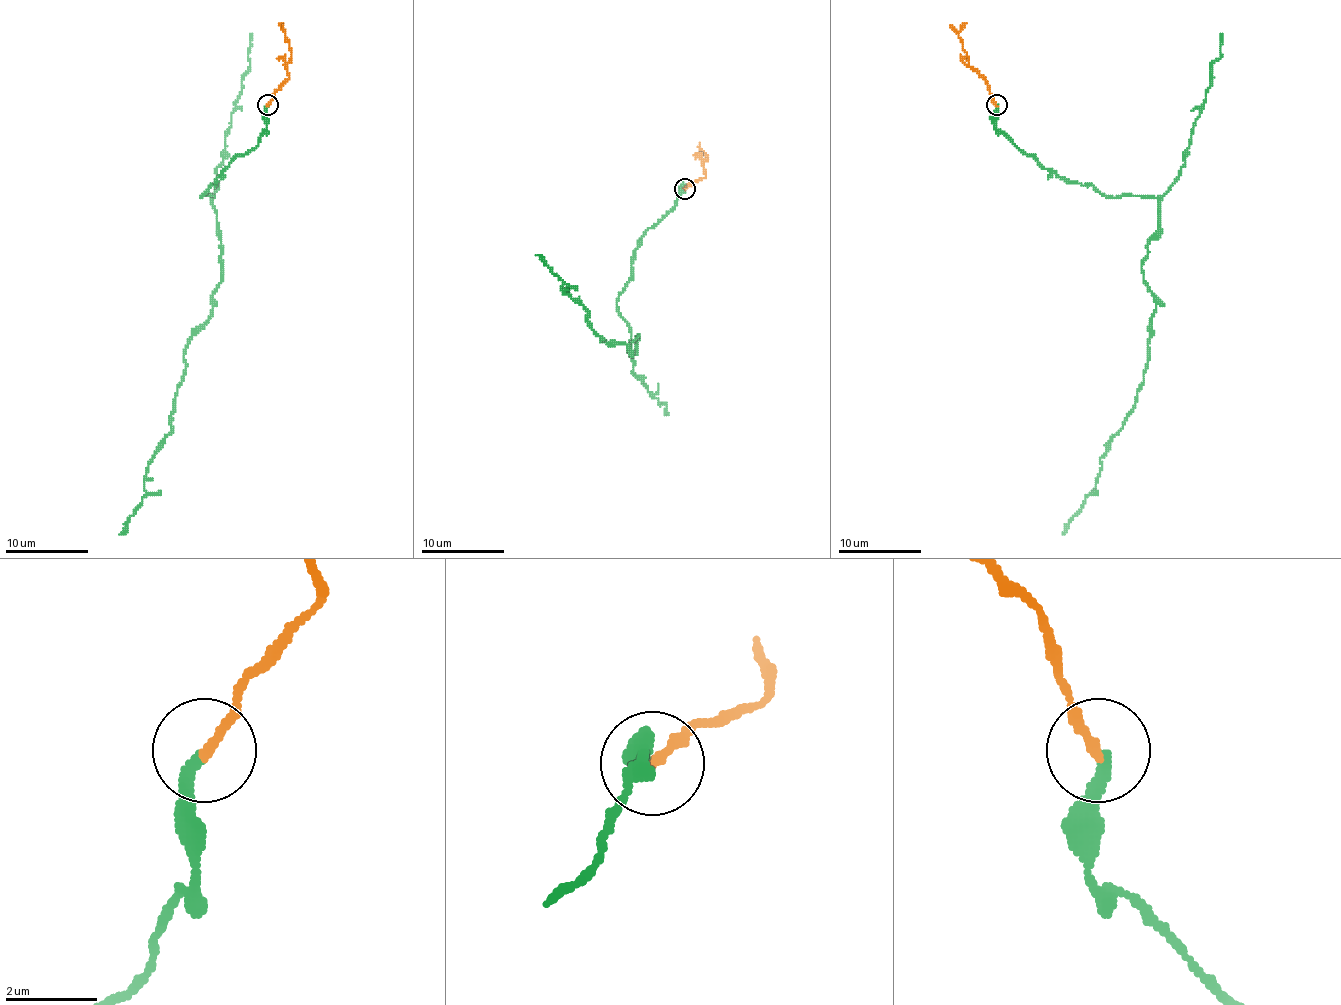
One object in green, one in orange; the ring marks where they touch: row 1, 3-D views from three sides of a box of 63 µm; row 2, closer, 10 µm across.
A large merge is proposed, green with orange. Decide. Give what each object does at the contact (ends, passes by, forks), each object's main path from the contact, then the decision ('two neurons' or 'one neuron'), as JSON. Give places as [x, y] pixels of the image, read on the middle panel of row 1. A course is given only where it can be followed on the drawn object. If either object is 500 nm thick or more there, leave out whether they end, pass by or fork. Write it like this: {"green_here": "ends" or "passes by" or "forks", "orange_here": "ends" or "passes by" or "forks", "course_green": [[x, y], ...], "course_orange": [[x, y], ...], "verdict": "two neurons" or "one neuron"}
{"green_here": "ends", "orange_here": "ends", "course_green": [[683, 188], [645, 232], [616, 298], [635, 350], [637, 334], [629, 348], [602, 340], [535, 255]], "course_orange": [[685, 188], [706, 176], [704, 161], [708, 159], [701, 151], [695, 159]], "verdict": "one neuron"}

